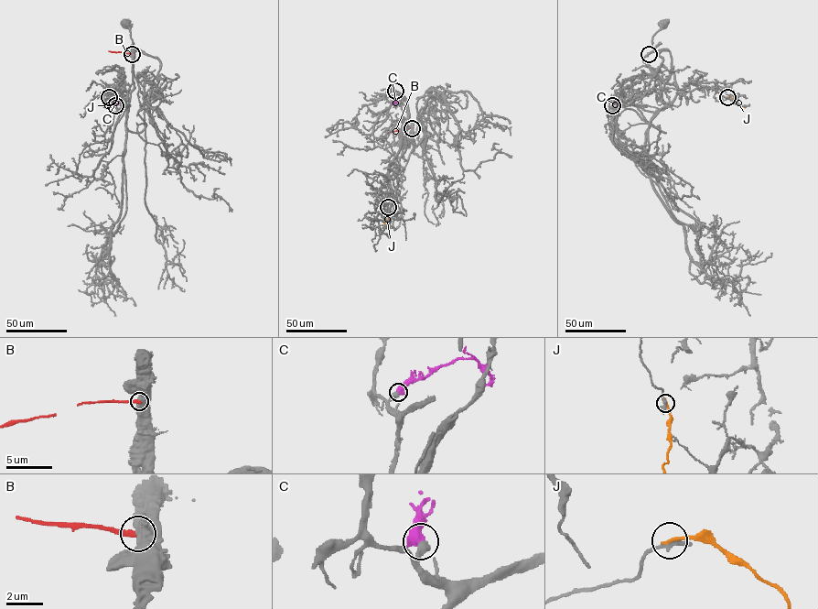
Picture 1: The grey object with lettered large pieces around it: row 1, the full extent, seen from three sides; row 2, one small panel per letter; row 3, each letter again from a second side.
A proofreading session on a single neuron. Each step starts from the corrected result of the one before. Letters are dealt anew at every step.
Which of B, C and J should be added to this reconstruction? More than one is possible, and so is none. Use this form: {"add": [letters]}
{"add": ["C"]}

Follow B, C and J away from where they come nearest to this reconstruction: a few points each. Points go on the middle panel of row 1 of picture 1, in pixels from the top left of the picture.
B: (412, 128), (388, 133)
C: (395, 91), (394, 102)
J: (388, 207), (388, 217), (383, 221), (387, 223)

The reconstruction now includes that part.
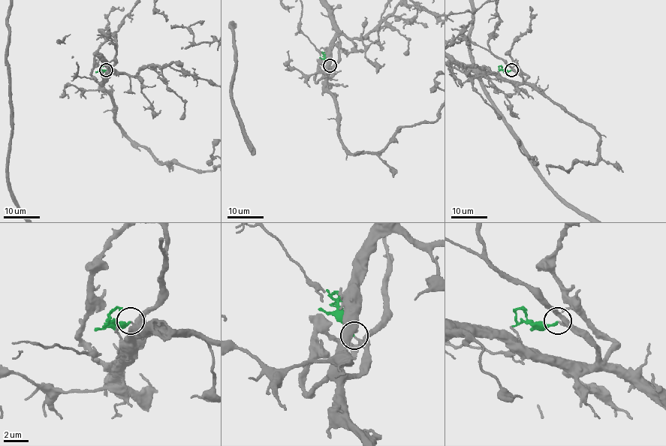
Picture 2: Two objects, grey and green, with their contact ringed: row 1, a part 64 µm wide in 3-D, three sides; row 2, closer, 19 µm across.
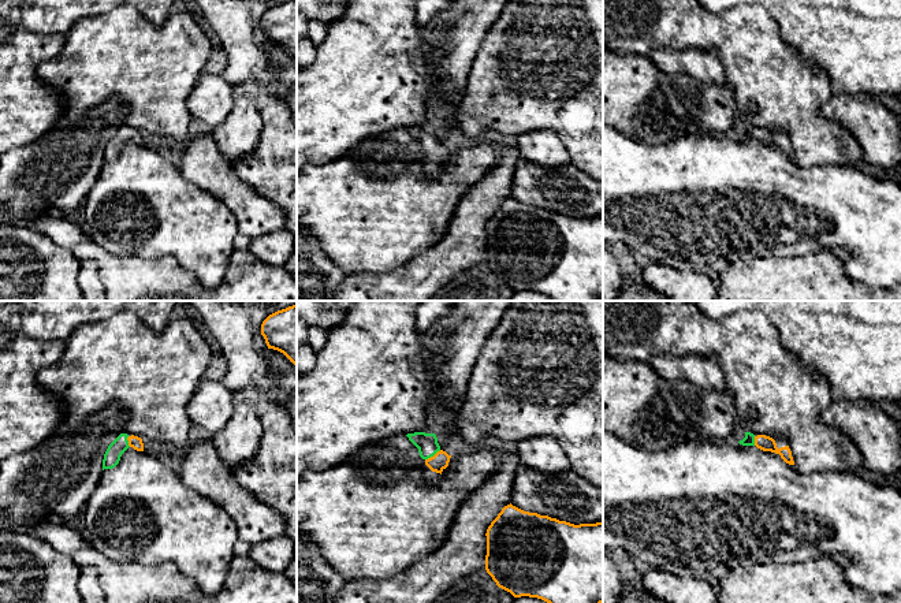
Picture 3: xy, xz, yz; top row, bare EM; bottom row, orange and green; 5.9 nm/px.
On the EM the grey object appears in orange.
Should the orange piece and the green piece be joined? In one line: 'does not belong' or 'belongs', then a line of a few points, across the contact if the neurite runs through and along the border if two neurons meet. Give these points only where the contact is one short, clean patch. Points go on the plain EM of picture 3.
belongs; line xz (439, 155), (434, 149), (427, 137)

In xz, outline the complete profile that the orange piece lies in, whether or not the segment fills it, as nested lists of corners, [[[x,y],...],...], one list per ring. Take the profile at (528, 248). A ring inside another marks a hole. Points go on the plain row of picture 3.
[[[505,200],[487,223],[485,264],[514,291],[537,291],[552,301],[597,301],[603,297],[603,215],[574,219]]]

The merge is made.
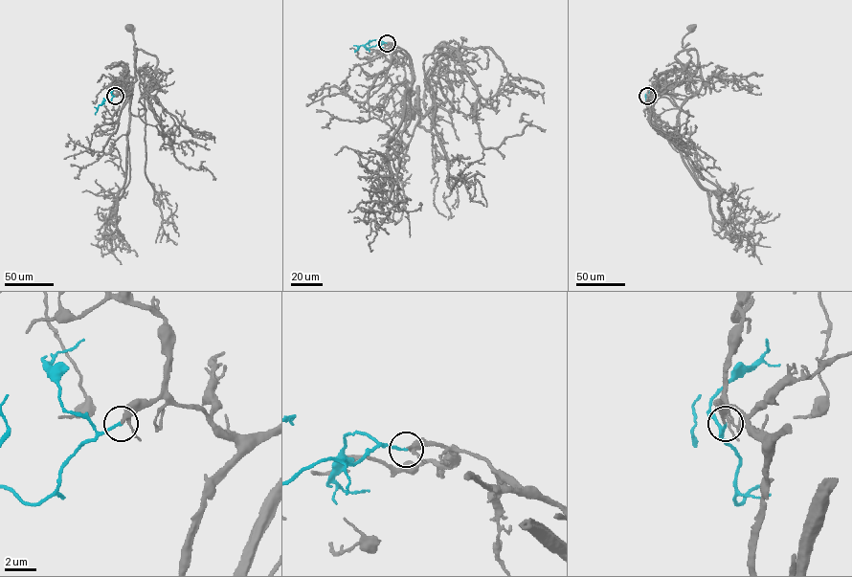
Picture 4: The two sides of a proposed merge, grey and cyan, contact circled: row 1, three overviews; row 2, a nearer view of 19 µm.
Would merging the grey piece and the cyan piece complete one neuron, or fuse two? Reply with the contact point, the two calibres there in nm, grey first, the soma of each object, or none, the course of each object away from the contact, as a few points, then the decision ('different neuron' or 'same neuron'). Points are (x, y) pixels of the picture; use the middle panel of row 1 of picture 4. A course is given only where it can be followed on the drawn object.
at (387, 43); 220 nm thick on the grey side, 160 nm on the other; cell body of grey at (410, 112); no cell body on cyan; grey runs (387, 43), (402, 48), (411, 58), (414, 77), (411, 113), (418, 107), (418, 87), (418, 99), (408, 112); cyan runs (387, 43), (368, 50), (365, 45), (375, 40); same neuron

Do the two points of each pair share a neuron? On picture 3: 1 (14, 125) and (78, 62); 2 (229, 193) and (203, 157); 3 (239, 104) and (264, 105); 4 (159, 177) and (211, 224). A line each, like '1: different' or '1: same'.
1: different
2: same
3: different
4: same

